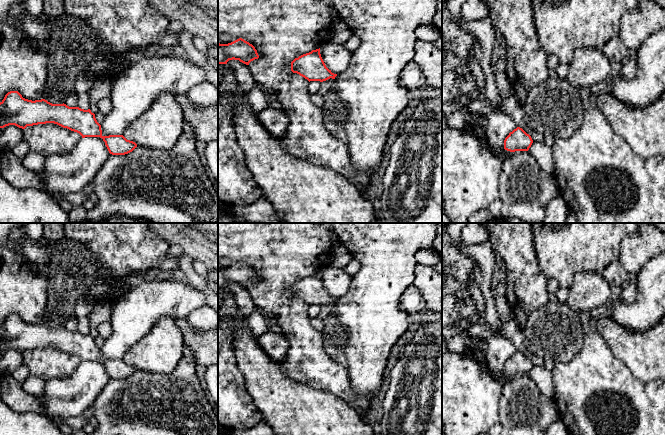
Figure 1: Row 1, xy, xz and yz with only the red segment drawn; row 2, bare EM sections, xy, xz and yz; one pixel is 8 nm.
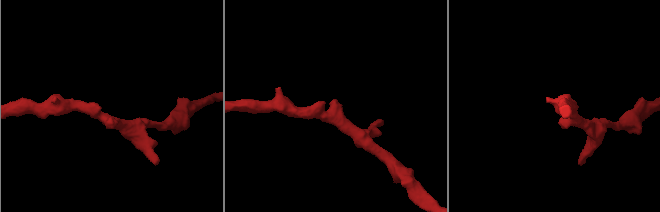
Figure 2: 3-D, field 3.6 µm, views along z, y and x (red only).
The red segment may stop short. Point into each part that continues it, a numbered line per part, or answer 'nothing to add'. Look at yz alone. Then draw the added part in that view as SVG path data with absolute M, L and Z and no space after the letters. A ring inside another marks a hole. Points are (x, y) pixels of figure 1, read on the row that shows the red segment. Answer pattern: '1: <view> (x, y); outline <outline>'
nothing to add

